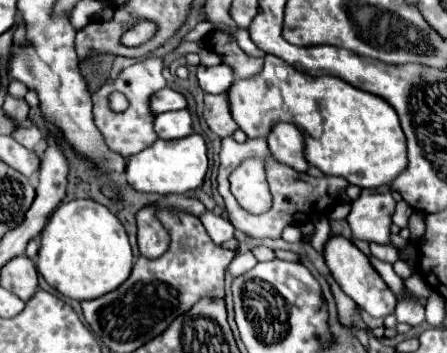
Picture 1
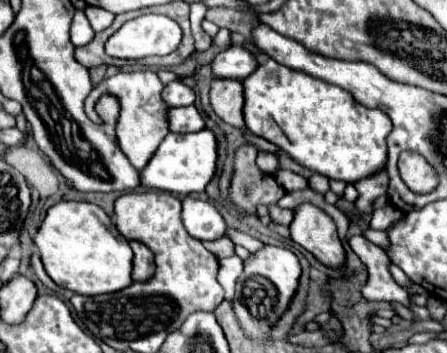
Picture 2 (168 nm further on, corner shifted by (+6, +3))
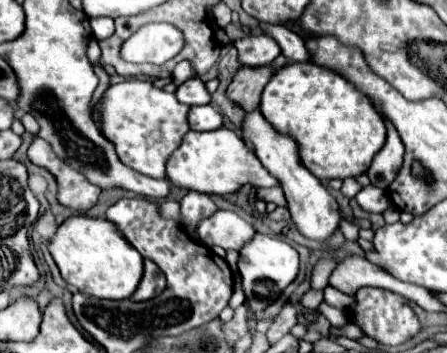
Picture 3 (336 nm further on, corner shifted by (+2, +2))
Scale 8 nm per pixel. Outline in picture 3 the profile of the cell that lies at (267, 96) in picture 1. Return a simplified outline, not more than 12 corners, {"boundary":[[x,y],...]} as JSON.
{"boundary":[[312,61],[276,69],[260,113],[318,179],[386,143],[370,99]]}

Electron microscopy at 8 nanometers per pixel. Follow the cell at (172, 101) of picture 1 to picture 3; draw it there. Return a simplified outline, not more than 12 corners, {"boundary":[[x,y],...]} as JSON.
{"boundary":[[196,77],[176,89],[184,105],[208,105],[210,93]]}

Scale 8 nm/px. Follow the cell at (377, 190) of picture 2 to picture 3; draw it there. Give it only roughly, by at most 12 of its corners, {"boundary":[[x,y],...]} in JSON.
{"boundary":[[388,121],[386,145],[368,169],[370,183],[384,191],[402,167],[402,145]]}

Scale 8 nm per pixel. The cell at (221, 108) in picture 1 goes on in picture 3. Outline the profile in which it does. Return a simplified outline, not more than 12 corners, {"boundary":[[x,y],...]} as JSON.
{"boundary":[[240,67],[226,89],[246,113],[258,109],[270,67]]}

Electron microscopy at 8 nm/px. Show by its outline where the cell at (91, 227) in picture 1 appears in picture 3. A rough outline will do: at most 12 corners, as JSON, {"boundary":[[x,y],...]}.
{"boundary":[[72,215],[48,243],[80,293],[126,299],[142,255],[102,217]]}

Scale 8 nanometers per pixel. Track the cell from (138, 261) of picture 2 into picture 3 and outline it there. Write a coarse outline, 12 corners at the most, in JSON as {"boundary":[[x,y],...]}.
{"boundary":[[144,259],[144,275],[132,299],[156,297],[166,277],[154,261]]}

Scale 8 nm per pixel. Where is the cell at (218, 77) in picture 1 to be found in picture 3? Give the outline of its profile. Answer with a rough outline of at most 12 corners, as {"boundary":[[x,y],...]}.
{"boundary":[[268,35],[234,41],[242,67],[266,67],[280,55]]}

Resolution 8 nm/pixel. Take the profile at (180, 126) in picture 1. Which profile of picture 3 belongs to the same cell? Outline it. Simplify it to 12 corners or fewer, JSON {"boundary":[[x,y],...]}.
{"boundary":[[212,105],[190,107],[194,131],[222,127],[222,115]]}

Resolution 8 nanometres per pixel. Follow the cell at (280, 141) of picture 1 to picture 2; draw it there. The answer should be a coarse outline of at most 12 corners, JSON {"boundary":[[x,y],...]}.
{"boundary":[[260,152],[256,164],[264,172],[278,170],[278,156]]}

